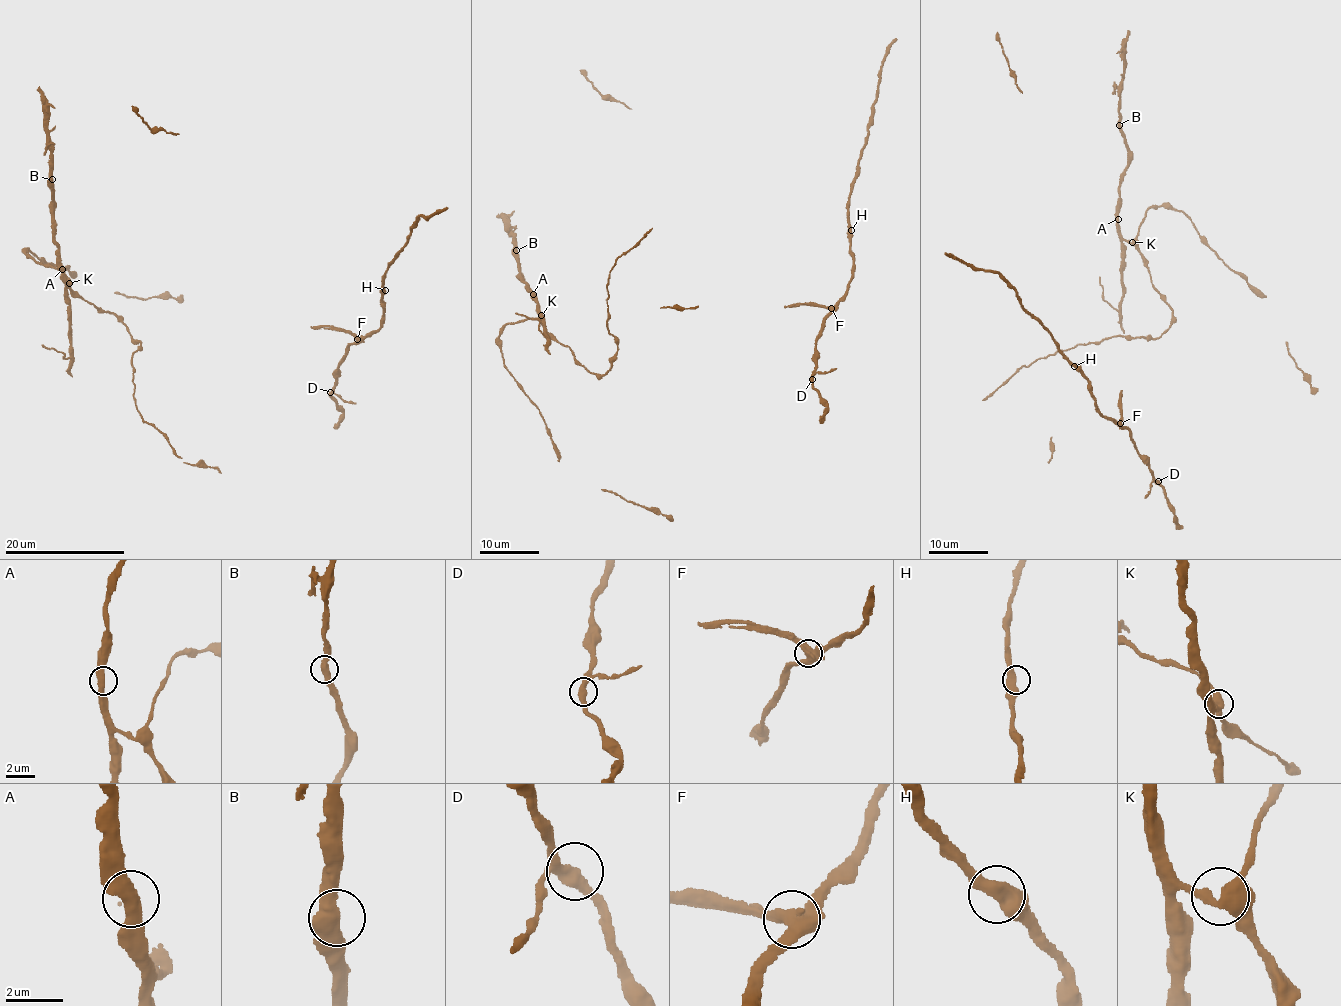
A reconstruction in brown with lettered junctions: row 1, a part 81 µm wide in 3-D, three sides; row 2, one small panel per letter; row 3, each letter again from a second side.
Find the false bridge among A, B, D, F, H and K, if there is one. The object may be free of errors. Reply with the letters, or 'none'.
F

